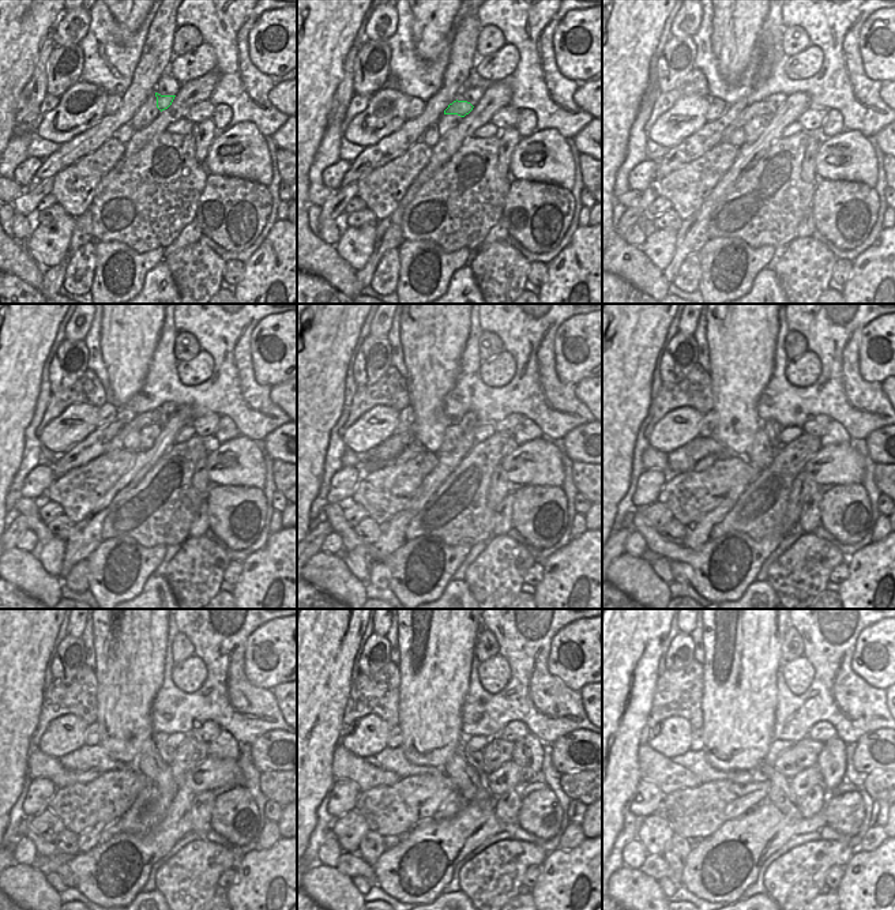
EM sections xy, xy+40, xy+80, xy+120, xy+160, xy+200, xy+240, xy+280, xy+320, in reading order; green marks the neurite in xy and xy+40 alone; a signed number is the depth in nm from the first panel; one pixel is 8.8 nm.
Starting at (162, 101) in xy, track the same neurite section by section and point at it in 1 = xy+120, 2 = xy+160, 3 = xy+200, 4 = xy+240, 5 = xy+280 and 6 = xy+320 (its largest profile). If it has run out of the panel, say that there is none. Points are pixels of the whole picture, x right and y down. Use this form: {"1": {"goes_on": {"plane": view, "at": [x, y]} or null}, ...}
{"1": {"goes_on": {"plane": "xy+120", "at": [142, 420]}}, "2": {"goes_on": {"plane": "xy+160", "at": [416, 448]}}, "3": {"goes_on": {"plane": "xy+200", "at": [704, 463]}}, "4": {"goes_on": {"plane": "xy+240", "at": [38, 764]}}, "5": {"goes_on": {"plane": "xy+280", "at": [345, 764]}}, "6": {"goes_on": {"plane": "xy+320", "at": [669, 777]}}}

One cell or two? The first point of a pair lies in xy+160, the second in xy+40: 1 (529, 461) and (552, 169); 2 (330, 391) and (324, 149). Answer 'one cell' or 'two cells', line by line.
1: one cell
2: two cells

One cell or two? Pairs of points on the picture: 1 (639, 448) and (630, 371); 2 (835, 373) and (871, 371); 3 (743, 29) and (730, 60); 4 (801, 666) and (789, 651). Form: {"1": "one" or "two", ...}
{"1": "two", "2": "two", "3": "one", "4": "two"}

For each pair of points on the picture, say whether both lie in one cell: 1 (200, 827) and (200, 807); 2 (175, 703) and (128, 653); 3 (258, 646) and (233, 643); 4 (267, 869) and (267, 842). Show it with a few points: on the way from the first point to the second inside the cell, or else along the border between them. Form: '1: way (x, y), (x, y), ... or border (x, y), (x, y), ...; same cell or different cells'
1: way (200, 822), (200, 812); same cell
2: border (165, 655), (164, 681), (153, 700), (150, 717); different cells
3: border (266, 623), (247, 639), (245, 677); different cells
4: border (281, 837), (269, 848), (255, 850); different cells

